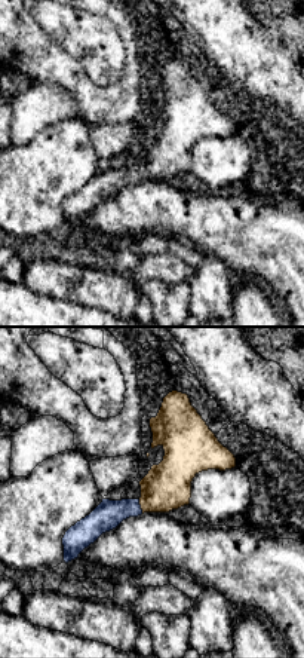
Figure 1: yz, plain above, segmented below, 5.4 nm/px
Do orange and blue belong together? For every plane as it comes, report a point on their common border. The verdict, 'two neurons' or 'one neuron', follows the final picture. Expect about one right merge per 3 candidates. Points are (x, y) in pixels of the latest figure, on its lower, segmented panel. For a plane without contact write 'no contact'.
contact (141, 507)

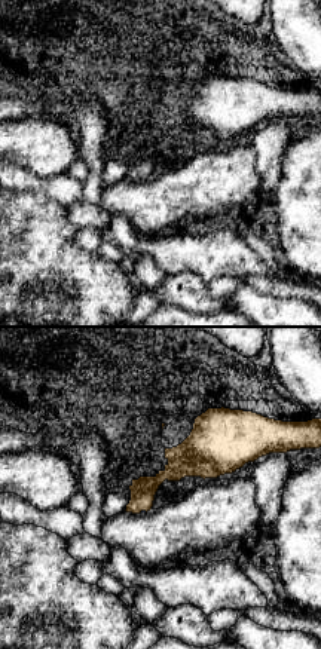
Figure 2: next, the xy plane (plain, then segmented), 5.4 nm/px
contact (143, 510)

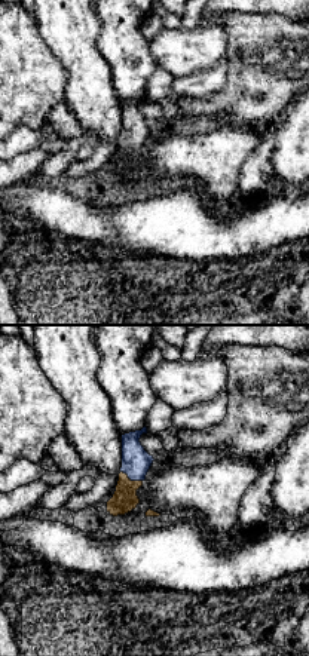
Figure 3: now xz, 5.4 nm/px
contact (129, 480)

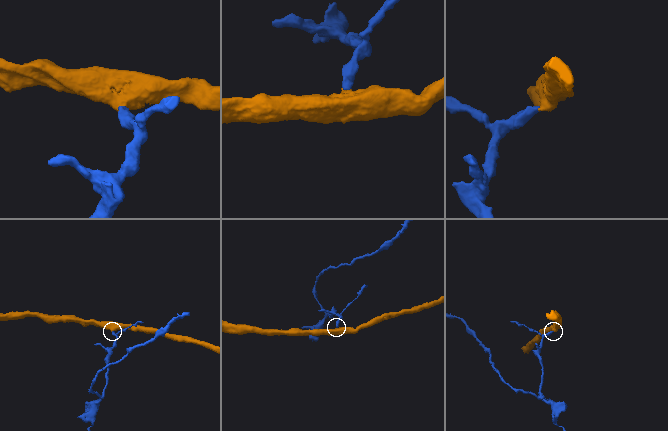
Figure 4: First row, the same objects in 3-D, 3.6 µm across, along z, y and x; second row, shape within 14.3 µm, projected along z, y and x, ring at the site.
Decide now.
one neuron

